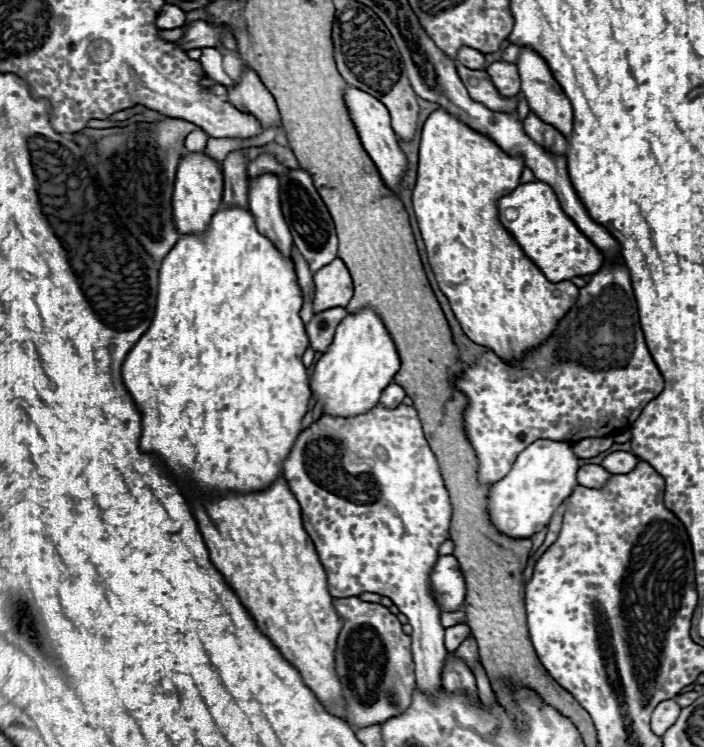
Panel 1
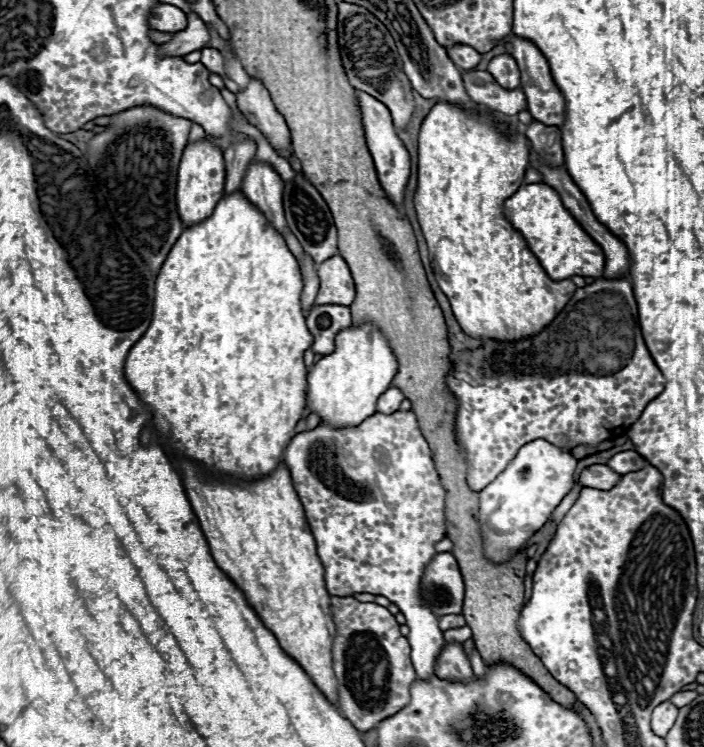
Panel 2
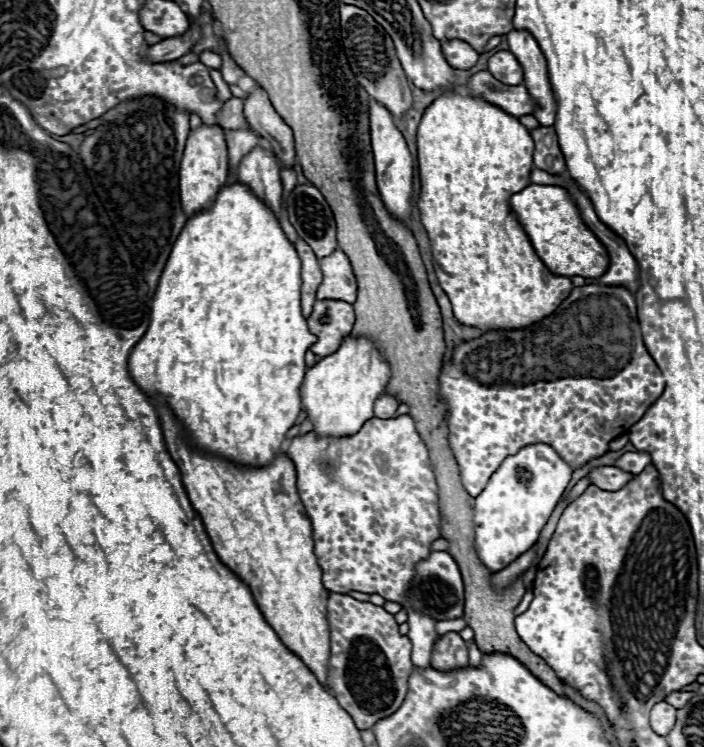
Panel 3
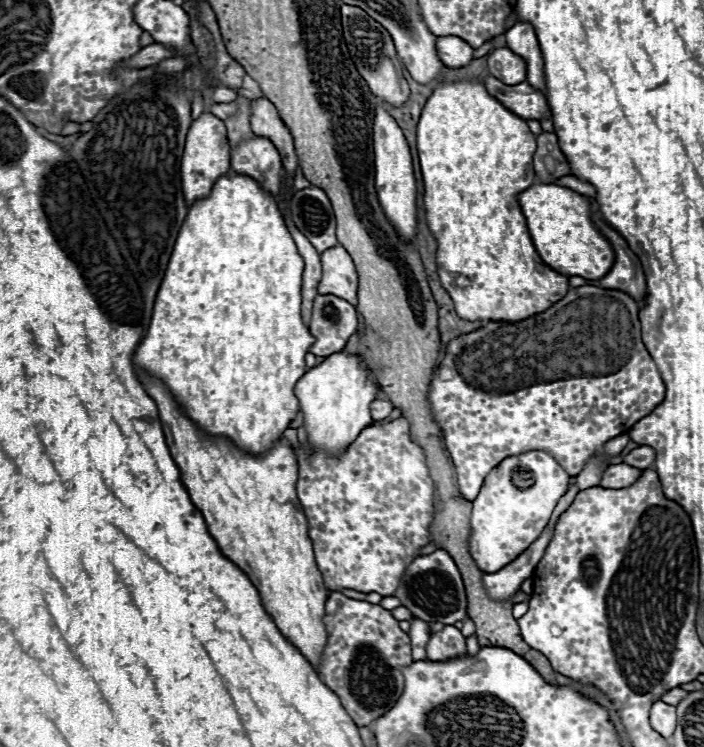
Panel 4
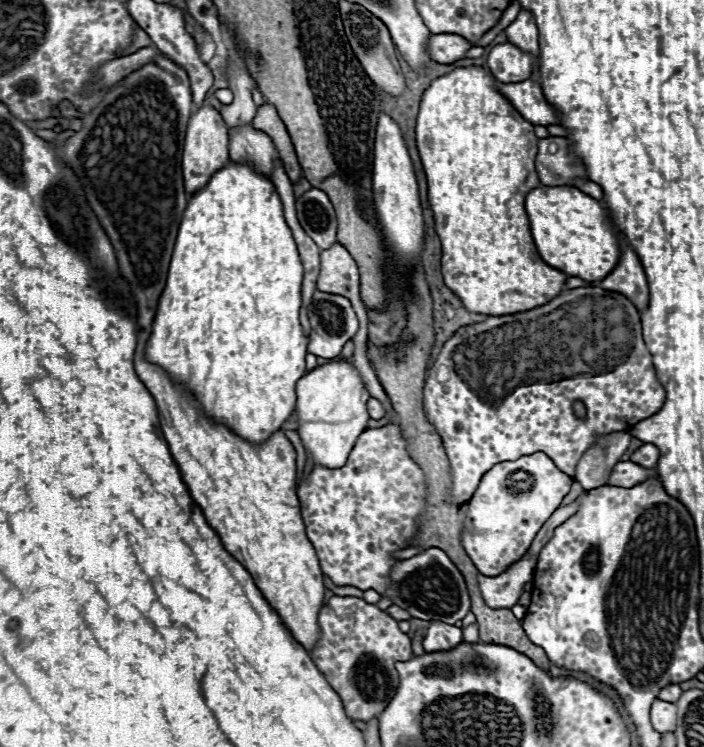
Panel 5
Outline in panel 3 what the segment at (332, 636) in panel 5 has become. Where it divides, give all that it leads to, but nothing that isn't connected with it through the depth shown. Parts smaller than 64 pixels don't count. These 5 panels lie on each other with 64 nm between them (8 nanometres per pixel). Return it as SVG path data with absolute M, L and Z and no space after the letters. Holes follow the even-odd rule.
M332 592L328 598L328 624L330 624L330 660L328 660L328 686L340 706L354 718L360 730L372 728L374 722L390 716L406 698L408 676L414 664L410 662L410 640L398 632L398 622L382 606L358 602L348 594Z

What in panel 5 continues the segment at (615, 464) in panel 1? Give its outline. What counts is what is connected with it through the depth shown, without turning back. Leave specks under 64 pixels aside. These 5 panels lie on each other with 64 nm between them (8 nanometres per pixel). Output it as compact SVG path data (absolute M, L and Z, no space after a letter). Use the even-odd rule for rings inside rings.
M644 444L630 456L632 462L638 462L640 466L654 466L654 468L658 464L658 458L660 458L660 452L654 444Z

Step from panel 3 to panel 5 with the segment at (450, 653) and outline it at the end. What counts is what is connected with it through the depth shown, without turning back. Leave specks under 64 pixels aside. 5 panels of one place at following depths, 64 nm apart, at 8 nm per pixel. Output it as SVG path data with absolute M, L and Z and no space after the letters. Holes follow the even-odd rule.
M430 622L422 640L426 652L448 650L448 648L458 646L460 642L462 642L462 630L444 622Z

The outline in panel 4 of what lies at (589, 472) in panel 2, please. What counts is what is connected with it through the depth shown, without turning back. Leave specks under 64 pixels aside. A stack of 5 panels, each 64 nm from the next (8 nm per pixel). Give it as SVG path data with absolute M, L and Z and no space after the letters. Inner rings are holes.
M612 464L602 474L602 488L626 488L632 486L642 476L640 468L634 468L630 464Z

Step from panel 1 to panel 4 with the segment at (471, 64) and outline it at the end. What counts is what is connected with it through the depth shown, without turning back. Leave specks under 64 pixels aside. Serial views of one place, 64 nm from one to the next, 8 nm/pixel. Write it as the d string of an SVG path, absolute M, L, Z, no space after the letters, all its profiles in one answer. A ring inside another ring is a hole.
M438 36L436 54L448 68L458 68L472 60L472 46L458 36Z

